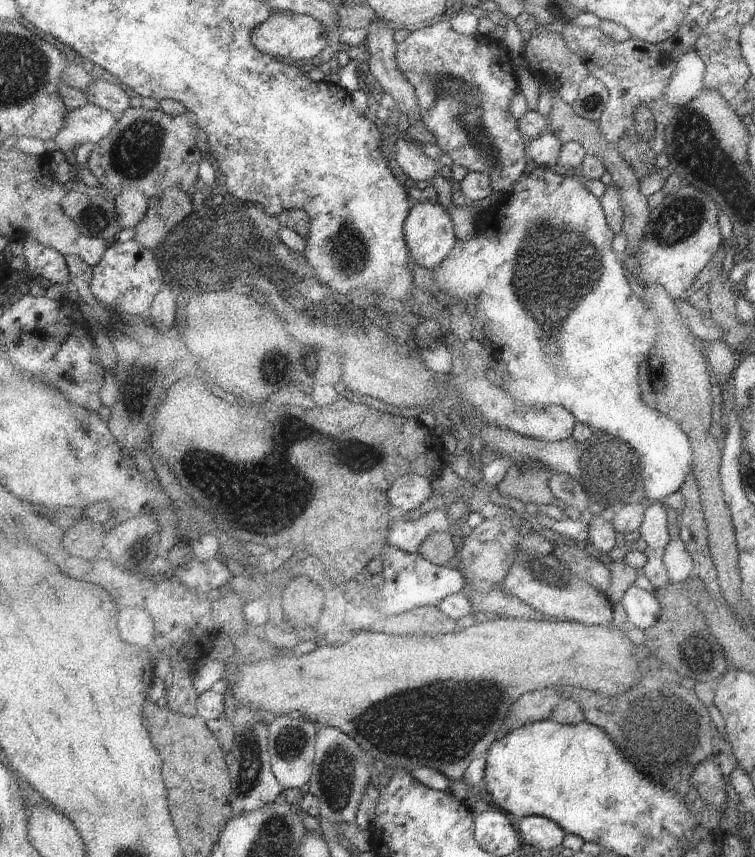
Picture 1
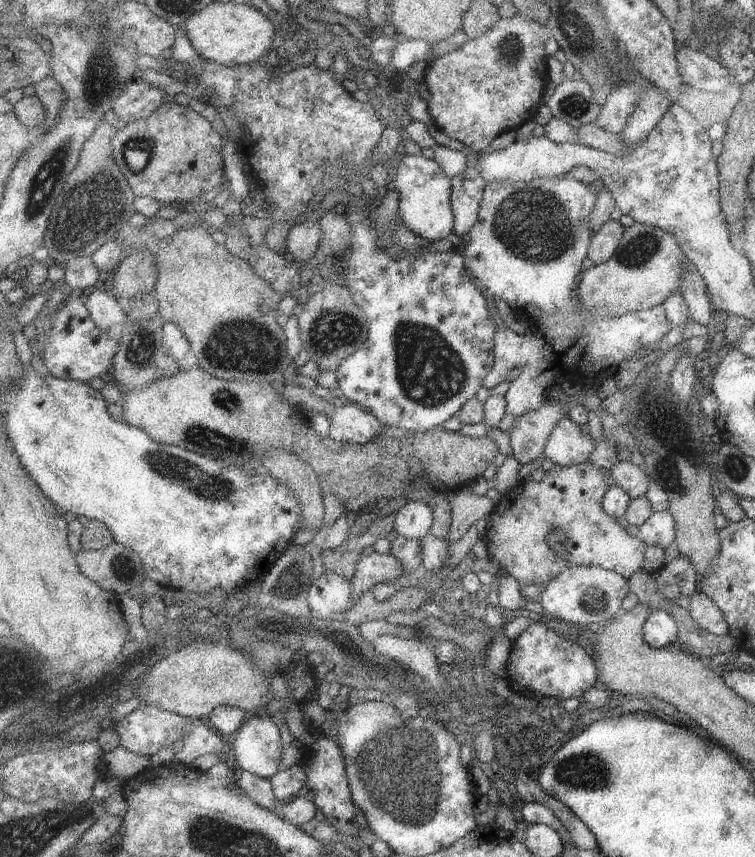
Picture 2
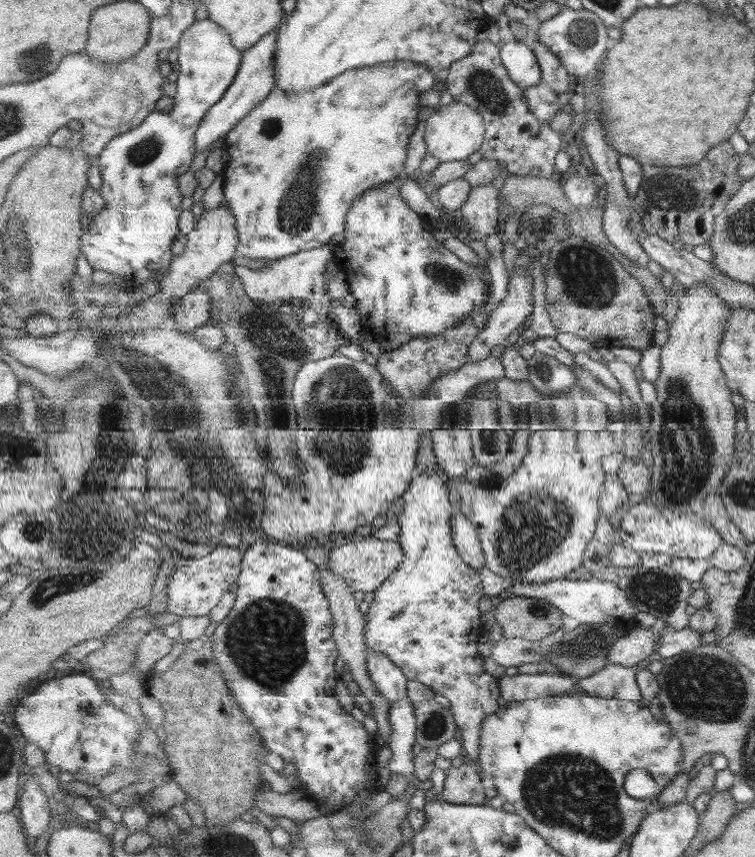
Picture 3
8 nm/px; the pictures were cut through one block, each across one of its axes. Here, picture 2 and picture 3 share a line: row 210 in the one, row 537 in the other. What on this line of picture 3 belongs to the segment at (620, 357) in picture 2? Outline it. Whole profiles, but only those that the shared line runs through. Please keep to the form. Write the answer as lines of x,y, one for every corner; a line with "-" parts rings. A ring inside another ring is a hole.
604,430
601,432
585,432
581,433
581,442
577,442
577,450
575,450
575,458
573,462
565,464
565,462
557,462
557,460
549,460
547,464
524,464
519,467
515,473
503,478
489,478
485,484
473,485
473,489
461,497
461,511
468,516
471,523
477,528
477,533
481,538
481,543
486,560
486,567
493,572
496,577
501,577
505,585
514,582
551,582
552,580
565,579
565,576
573,570
577,570
583,566
586,560
586,552
590,546
591,540
595,538
598,530
598,520
601,516
602,506
600,505
600,497
606,489
606,473
603,470
603,456
618,452
623,448
623,434
614,431

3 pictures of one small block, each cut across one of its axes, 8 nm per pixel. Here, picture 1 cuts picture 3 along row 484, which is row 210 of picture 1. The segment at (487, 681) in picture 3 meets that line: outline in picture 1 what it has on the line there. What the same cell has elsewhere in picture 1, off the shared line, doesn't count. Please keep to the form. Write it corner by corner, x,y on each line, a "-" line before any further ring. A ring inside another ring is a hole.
417,202
411,214
404,224
404,232
407,235
407,244
415,256
417,264
430,270
436,269
454,250
458,239
455,238
453,220
451,220
450,208
445,208
439,203

